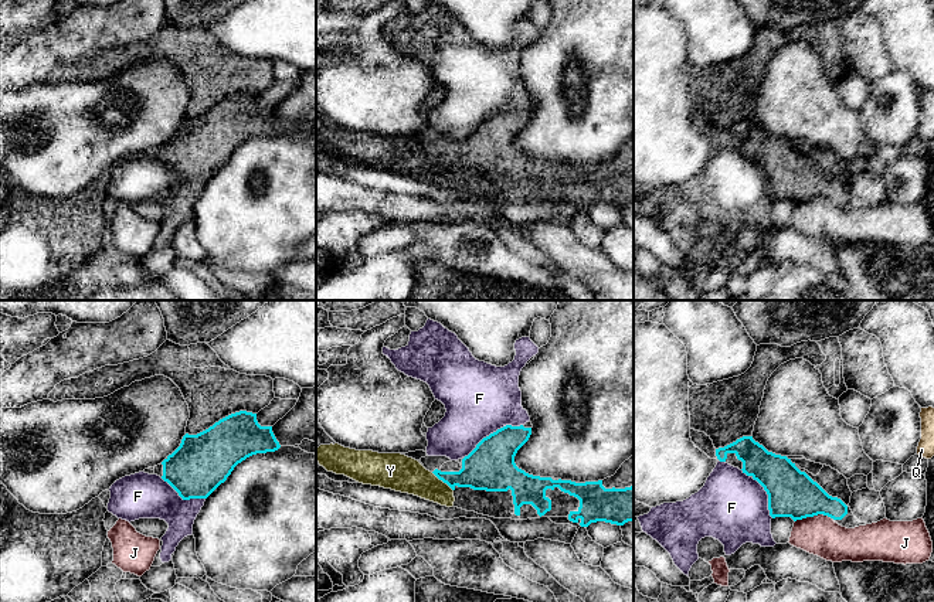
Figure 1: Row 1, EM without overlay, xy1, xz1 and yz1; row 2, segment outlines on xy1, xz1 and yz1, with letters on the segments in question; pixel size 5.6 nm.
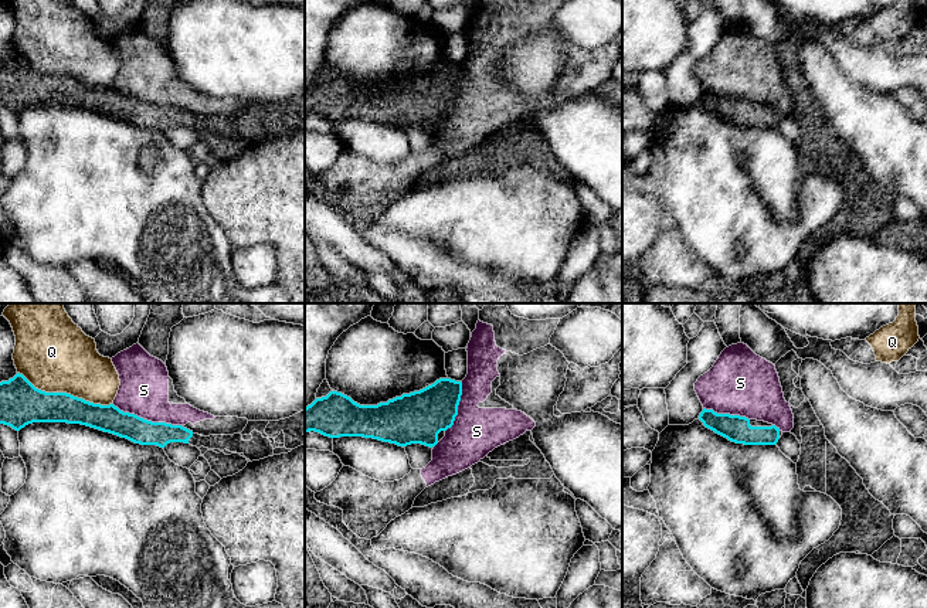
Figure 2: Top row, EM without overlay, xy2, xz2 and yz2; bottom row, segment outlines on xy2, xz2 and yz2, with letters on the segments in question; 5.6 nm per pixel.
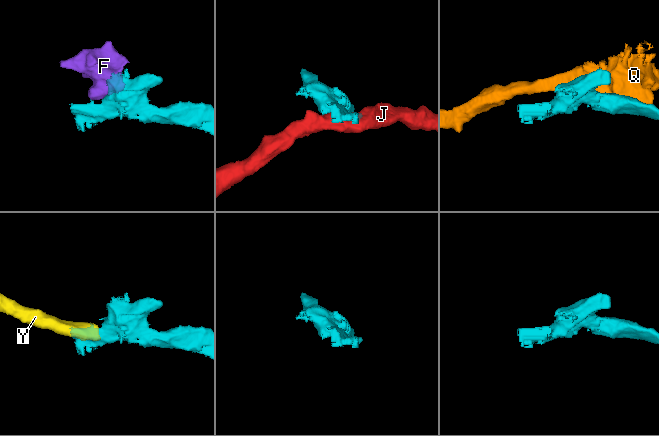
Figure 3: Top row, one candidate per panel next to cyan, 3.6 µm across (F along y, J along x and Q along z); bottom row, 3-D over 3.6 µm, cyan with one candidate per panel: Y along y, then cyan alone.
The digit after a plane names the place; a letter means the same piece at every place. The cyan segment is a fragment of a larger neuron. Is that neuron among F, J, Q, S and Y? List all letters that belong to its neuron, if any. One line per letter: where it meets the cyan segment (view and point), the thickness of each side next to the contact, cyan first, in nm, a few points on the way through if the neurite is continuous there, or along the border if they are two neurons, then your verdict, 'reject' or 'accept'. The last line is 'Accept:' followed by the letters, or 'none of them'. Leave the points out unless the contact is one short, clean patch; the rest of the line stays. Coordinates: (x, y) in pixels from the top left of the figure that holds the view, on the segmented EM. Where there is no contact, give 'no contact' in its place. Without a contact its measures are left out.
F: xz1 (493, 432) | 280/400 nm | reject
J: yz1 (812, 516) | 280/220 nm | reject
Q: xy2 (65, 393) | 240/420 nm | reject
S: xy2 (146, 420) | 160/280 nm | reject
Y: xz1 (442, 480) | 240/200 nm | along xz1 (431, 472), (452, 490) | reject
Accept: none of them

